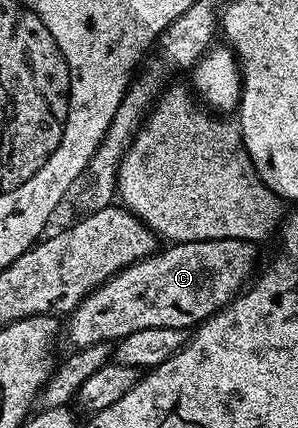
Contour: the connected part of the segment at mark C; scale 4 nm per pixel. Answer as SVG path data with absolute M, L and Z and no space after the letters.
M237 238L184 240L163 247L152 252L150 256L141 258L135 264L122 268L114 276L110 276L104 284L94 288L73 309L69 316L71 325L67 328L67 336L75 343L76 349L82 350L91 344L117 342L121 337L131 334L133 330L145 328L194 329L202 324L208 316L219 311L244 291L245 285L257 272L255 263L259 260L259 252L255 248L258 247L249 240L238 240Z

